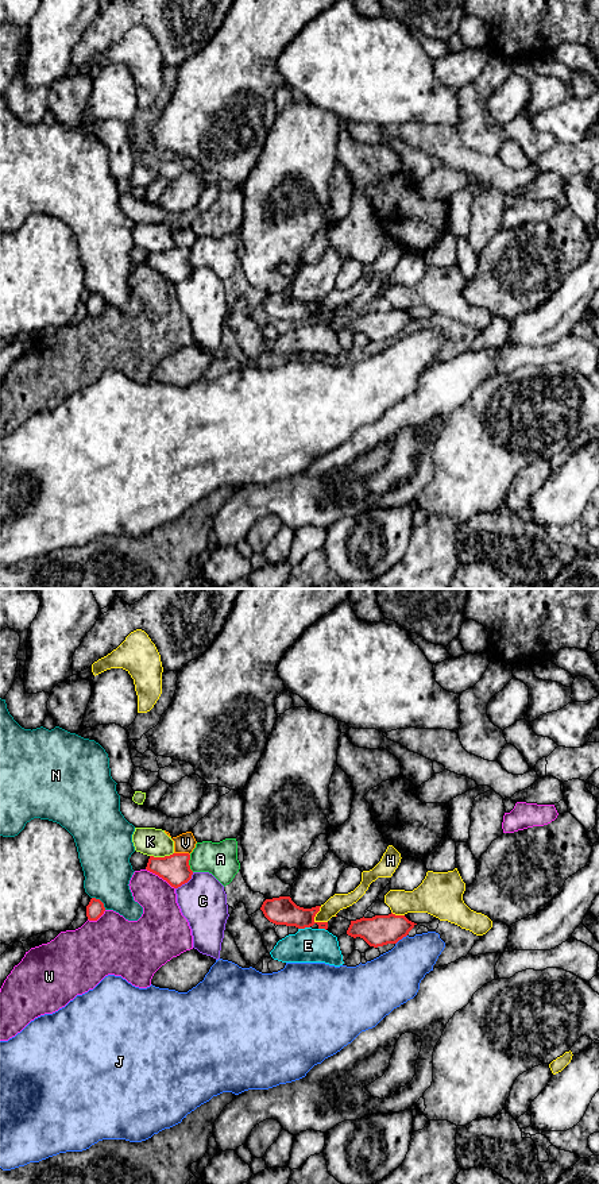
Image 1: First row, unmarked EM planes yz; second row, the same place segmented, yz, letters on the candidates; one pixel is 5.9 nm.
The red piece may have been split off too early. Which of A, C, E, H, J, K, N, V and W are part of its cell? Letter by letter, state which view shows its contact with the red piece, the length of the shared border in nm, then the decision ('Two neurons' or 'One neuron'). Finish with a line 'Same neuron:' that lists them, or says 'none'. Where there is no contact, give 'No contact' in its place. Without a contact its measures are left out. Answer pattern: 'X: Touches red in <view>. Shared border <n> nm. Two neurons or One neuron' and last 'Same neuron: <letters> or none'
A: Touches red in yz. Shared border 110 nm. Two neurons
C: Touches red in yz. Shared border 150 nm. Two neurons
E: Touches red in yz. Shared border 70 nm. Two neurons
H: Touches red in yz. Shared border 110 nm. Two neurons
J: Touches red in yz. Shared border 90 nm. Two neurons
K: Touches red in yz. Shared border 150 nm. Two neurons
N: Touches red in yz. Shared border 120 nm. Two neurons
V: Touches red in yz. Shared border 100 nm. Two neurons
W: Touches red in yz. Shared border 220 nm. Two neurons
Same neuron: none

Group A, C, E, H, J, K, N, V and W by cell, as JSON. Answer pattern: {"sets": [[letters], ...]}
{"sets": [["A"], ["C"], ["E"], ["H"], ["J"], ["K", "V"], ["N"], ["W"]]}

